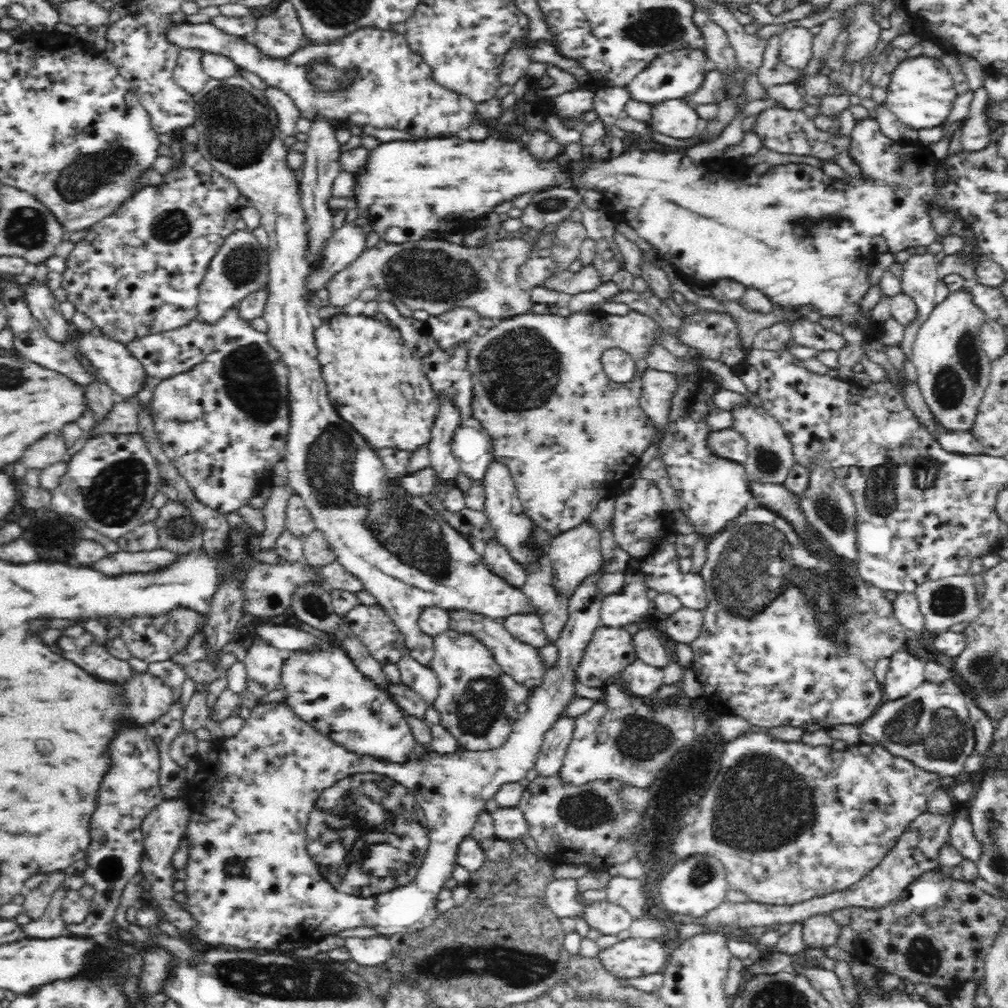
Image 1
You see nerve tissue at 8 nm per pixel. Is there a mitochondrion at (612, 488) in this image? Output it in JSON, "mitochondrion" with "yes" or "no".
{"mitochondrion":"no"}

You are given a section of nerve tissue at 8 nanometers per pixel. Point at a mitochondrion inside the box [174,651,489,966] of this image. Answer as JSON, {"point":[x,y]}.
{"point":[382,866]}

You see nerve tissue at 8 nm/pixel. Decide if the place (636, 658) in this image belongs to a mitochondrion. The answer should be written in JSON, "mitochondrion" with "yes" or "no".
{"mitochondrion":"no"}

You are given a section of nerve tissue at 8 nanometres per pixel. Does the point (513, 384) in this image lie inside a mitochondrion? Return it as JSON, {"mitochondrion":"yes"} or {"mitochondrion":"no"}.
{"mitochondrion":"yes"}

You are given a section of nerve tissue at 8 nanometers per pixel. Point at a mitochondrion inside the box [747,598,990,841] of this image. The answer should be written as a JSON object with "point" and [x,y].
{"point":[944,729]}

